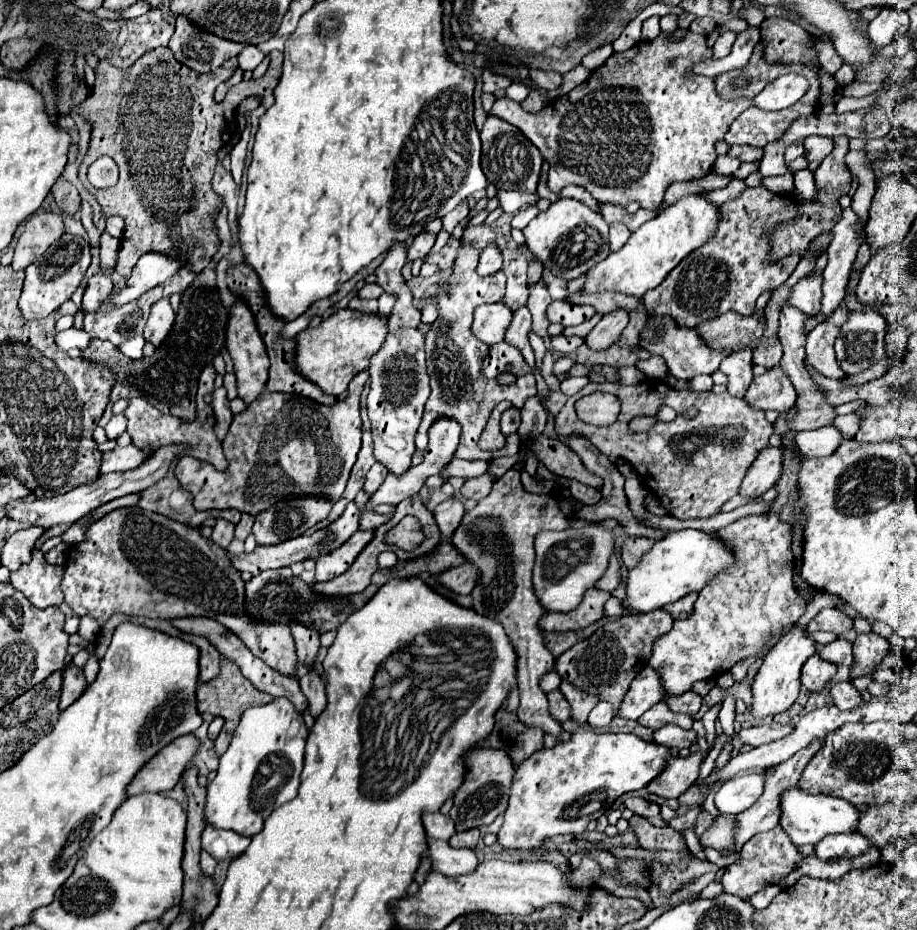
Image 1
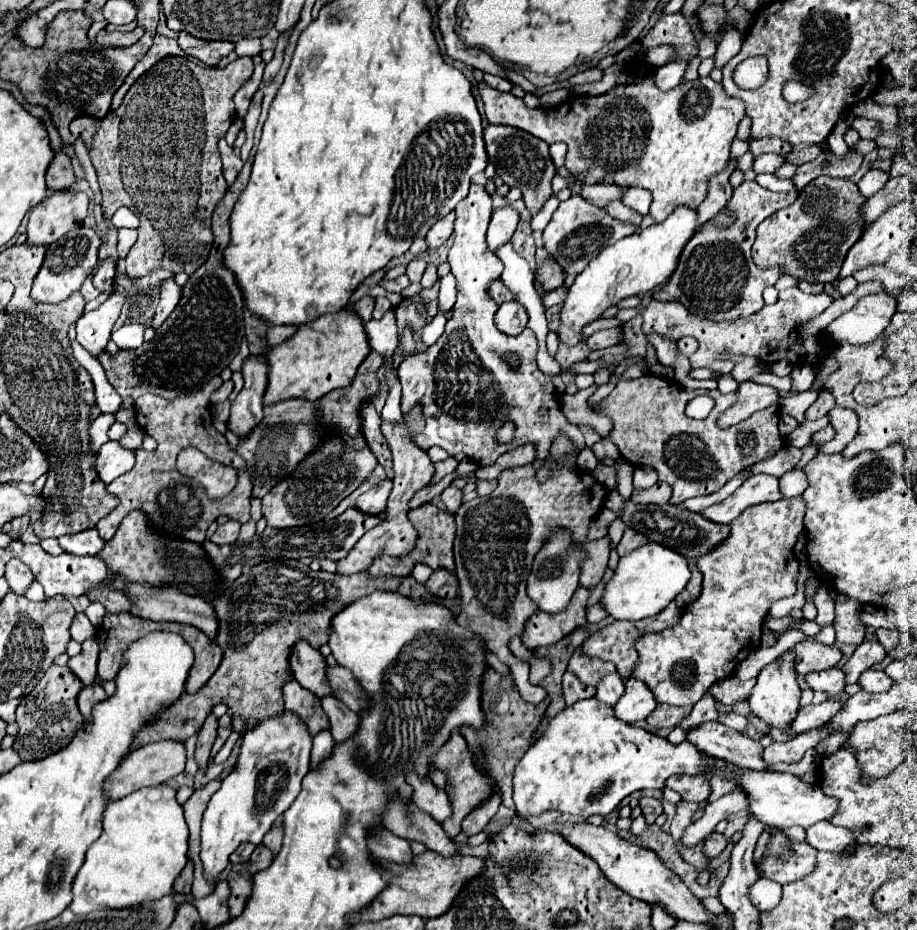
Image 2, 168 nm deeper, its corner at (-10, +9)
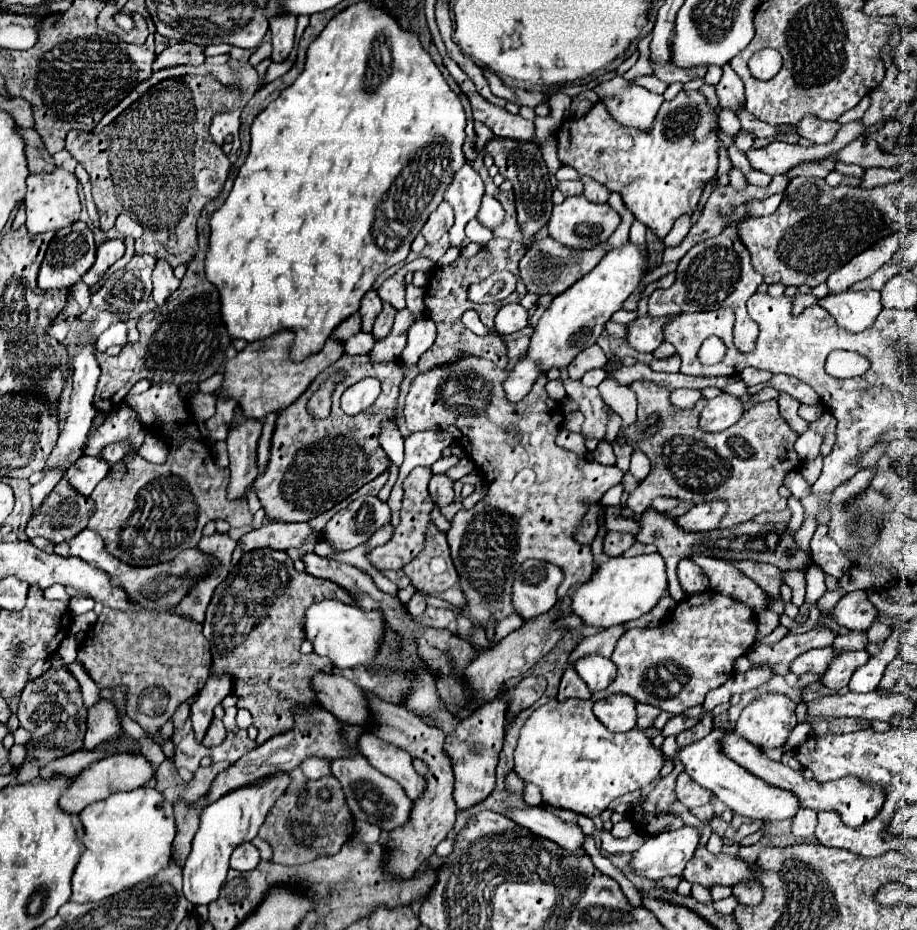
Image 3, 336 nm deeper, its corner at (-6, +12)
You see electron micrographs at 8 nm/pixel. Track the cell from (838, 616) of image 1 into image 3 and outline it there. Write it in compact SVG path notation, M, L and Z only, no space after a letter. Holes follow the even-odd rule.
M782 571L783 581L792 590L791 602L800 607L805 601L806 579L805 575L797 571Z

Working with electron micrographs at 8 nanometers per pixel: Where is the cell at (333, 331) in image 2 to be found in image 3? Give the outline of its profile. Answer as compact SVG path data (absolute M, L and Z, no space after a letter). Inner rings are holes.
M279 330L277 334L273 334L265 340L247 344L245 350L241 350L235 358L231 358L225 364L225 380L223 380L221 388L217 390L217 394L223 392L225 396L235 398L237 404L241 406L241 410L249 418L263 420L267 412L277 412L277 410L283 410L289 404L293 404L327 366L331 366L345 354L345 342L333 340L329 336L321 352L307 356L307 360L293 362L291 360L293 340L295 340L295 334L291 330Z

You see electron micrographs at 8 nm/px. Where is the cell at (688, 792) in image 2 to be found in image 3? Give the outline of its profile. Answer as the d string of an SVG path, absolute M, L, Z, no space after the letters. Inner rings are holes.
M685 772L679 774L679 778L677 778L675 794L677 794L677 798L679 798L687 808L703 806L703 804L707 804L709 798L711 798L711 790L703 790L703 786L699 786L695 780L691 780Z

